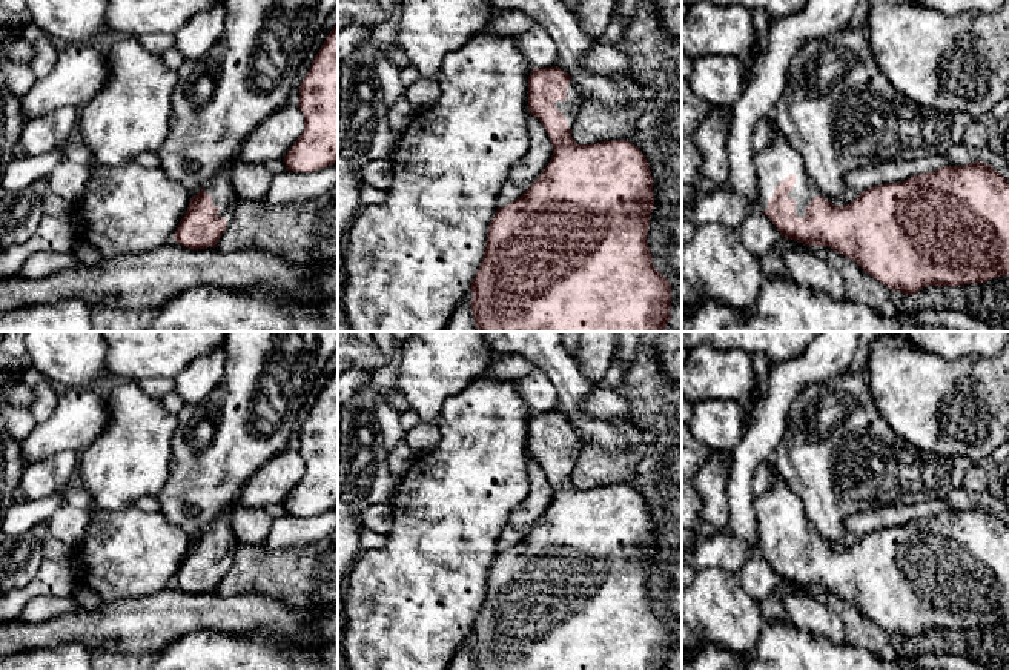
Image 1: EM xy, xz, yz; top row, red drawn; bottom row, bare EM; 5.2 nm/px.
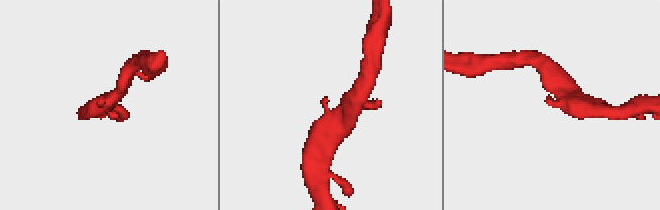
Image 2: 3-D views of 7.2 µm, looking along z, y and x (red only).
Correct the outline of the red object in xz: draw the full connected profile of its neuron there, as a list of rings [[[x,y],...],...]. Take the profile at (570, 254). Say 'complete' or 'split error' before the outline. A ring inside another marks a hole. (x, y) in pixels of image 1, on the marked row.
split error | [[[559,66],[536,68],[528,77],[528,109],[550,135],[553,157],[534,183],[518,200],[498,207],[490,221],[484,258],[470,286],[473,321],[479,332],[665,332],[671,320],[671,286],[663,274],[654,269],[647,240],[650,214],[656,207],[650,164],[640,149],[627,140],[577,144],[571,137],[571,128],[584,100],[582,89]]]

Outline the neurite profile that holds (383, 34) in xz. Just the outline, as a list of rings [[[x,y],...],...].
[[[395,0],[395,5],[396,12],[372,28],[370,38],[375,46],[382,48],[396,43],[404,0]]]

